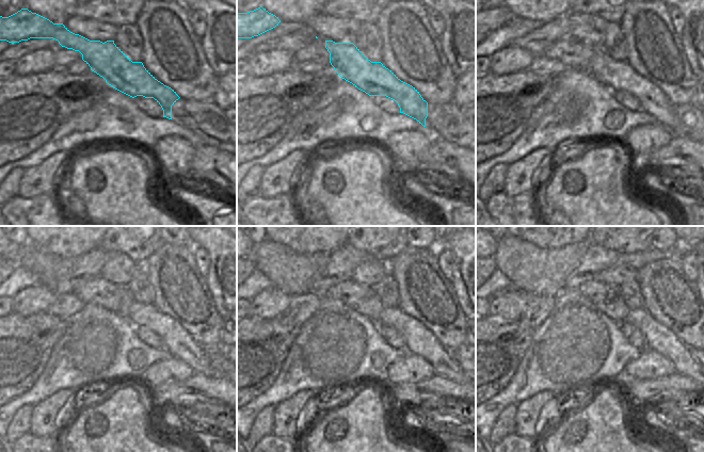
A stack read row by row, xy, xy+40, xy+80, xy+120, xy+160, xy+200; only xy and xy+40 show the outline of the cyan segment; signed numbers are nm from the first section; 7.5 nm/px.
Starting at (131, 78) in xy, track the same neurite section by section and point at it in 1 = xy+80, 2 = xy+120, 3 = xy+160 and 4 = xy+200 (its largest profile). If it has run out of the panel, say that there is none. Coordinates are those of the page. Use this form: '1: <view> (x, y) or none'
1: xy+80 (618, 76)
2: xy+120 (178, 343)
3: xy+160 (418, 340)
4: xy+200 (658, 338)

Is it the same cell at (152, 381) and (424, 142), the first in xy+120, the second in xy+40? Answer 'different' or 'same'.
same

